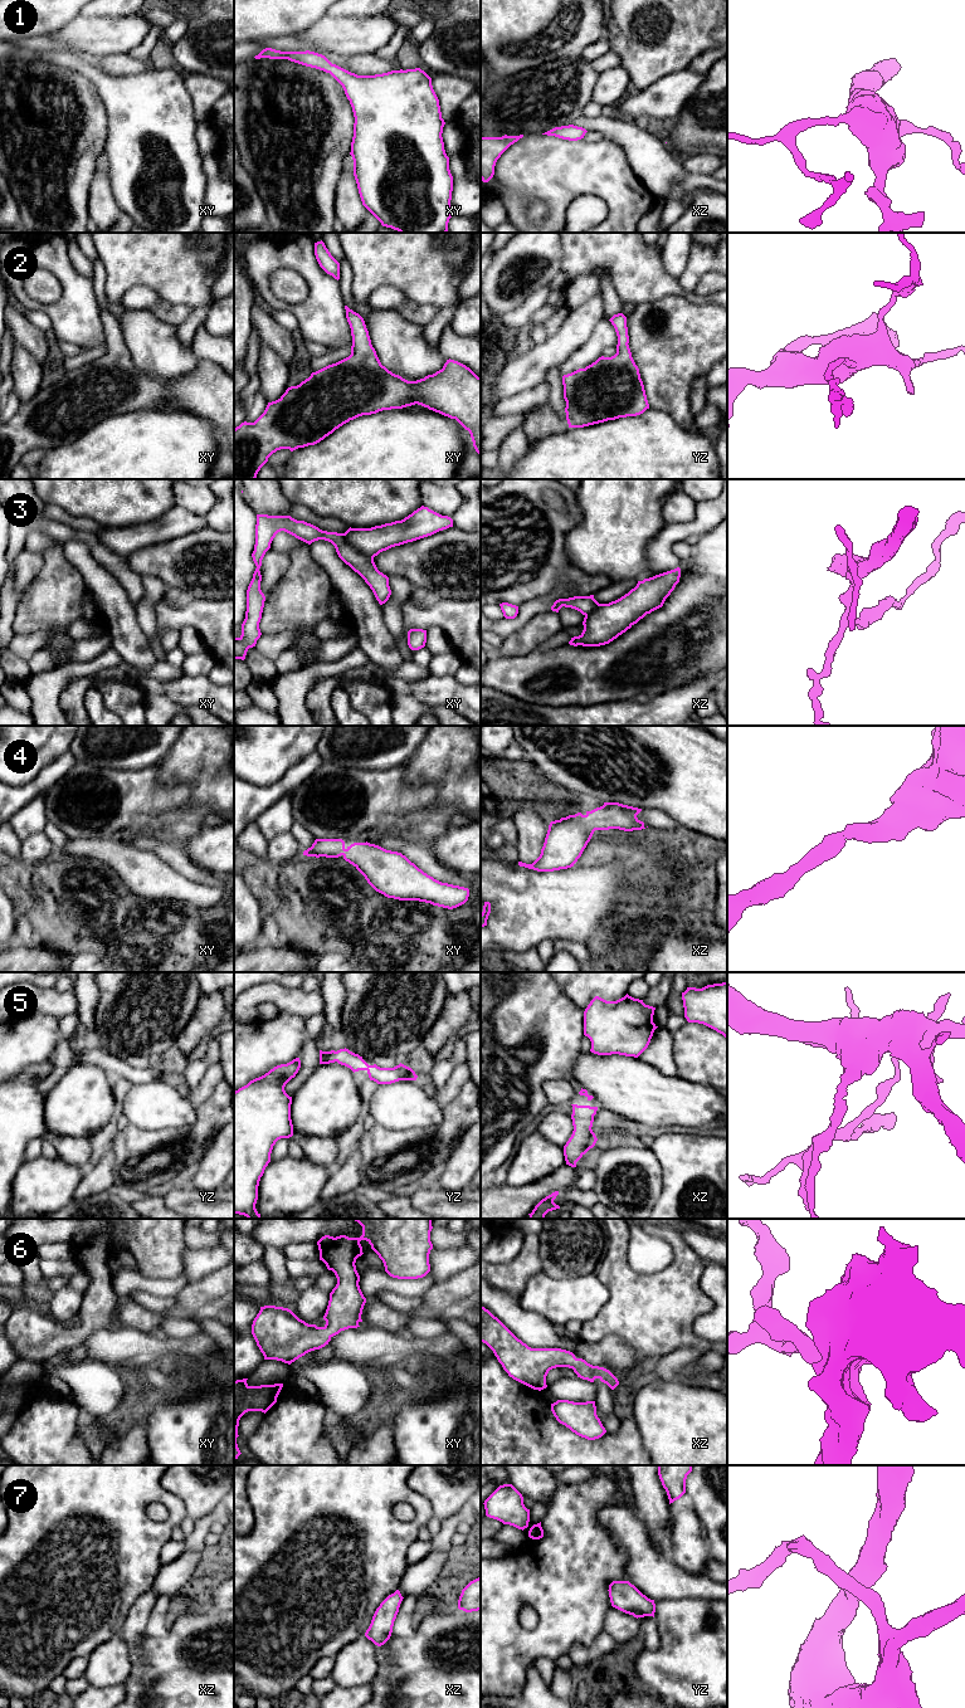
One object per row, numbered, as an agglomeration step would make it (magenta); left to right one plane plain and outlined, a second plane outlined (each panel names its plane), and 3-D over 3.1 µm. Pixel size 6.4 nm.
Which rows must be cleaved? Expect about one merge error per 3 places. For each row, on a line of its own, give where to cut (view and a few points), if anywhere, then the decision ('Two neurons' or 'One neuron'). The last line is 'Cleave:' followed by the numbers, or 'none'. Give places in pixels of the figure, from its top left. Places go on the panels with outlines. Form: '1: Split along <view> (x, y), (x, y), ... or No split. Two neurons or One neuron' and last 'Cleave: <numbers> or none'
1: No split. One neuron
2: No split. One neuron
3: Split along xy (341, 533), (349, 543), (373, 557). Two neurons
4: No split. One neuron
5: No split. One neuron
6: No split. One neuron
7: No split. One neuron
Cleave: 3

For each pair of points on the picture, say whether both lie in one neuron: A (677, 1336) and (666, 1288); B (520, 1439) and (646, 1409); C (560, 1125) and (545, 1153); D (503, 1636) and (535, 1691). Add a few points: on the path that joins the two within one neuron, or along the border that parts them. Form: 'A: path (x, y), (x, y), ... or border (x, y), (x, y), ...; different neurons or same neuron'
A: path (667, 1325), (666, 1299); same neuron
B: border (630, 1413), (642, 1440); different neurons
C: border (536, 1131), (563, 1147); different neurons
D: border (534, 1665), (527, 1670), (526, 1683), (517, 1694); different neurons

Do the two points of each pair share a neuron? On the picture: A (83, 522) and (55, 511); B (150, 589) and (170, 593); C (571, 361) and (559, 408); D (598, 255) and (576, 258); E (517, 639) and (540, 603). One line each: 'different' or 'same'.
A: same
B: different
C: different
D: same
E: different

